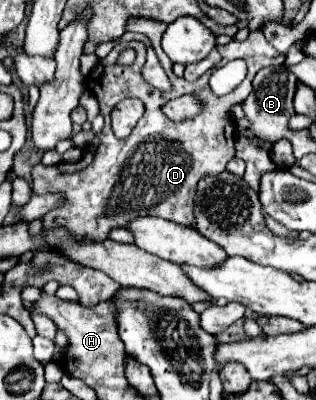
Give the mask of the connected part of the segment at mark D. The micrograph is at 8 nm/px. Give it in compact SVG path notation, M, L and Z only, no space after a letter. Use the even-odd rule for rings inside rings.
M262 30L250 32L244 42L230 40L228 44L218 46L218 50L222 56L220 66L236 58L242 58L248 64L246 80L226 96L212 94L208 86L208 78L212 72L206 72L198 82L186 82L172 72L172 62L168 64L172 90L162 92L158 88L152 88L140 76L140 68L144 64L144 44L120 42L114 46L114 50L88 74L90 78L86 82L98 98L100 114L106 118L106 124L98 134L100 144L90 144L88 148L84 148L82 158L76 164L36 164L32 168L34 194L60 194L64 198L60 206L42 216L42 230L62 226L76 240L102 242L114 228L126 228L138 216L158 216L182 226L194 226L194 196L198 182L206 176L222 174L226 164L234 158L236 124L230 108L234 104L242 104L248 98L248 94L252 92L252 80L258 70L284 64L284 54L280 54L266 42ZM126 48L132 48L136 52L136 60L130 66L118 64L118 56ZM184 94L194 94L194 98L200 98L202 110L194 118L172 122L160 110L166 102ZM132 96L140 98L146 104L146 114L138 122L136 130L124 142L120 142L112 134L110 112L120 100Z

